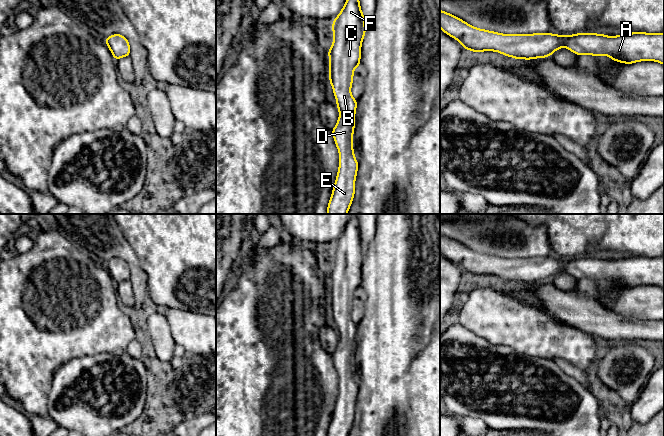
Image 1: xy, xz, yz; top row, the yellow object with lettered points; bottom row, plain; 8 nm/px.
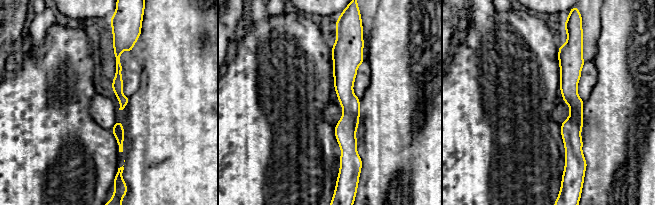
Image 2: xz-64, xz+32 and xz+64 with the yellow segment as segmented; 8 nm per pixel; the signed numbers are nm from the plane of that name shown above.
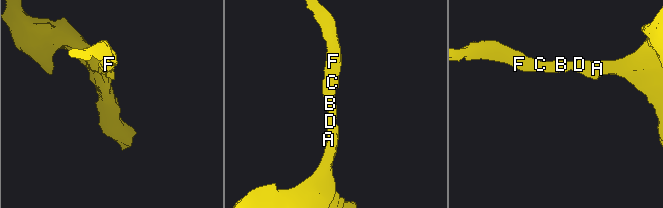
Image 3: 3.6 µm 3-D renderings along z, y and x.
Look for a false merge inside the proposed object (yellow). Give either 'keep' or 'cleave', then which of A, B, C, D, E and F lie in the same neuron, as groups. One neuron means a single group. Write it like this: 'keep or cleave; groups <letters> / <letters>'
keep; groups A B C D E F

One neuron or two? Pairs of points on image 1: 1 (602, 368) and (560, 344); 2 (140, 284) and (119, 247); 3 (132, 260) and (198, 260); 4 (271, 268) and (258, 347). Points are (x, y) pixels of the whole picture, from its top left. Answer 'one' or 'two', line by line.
1: two
2: one
3: two
4: one

